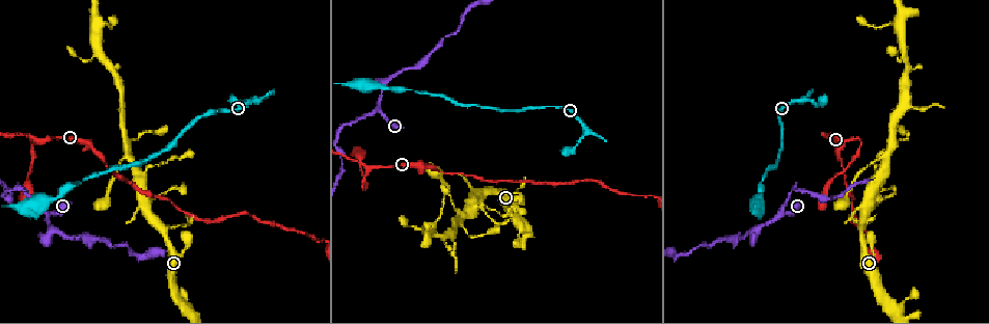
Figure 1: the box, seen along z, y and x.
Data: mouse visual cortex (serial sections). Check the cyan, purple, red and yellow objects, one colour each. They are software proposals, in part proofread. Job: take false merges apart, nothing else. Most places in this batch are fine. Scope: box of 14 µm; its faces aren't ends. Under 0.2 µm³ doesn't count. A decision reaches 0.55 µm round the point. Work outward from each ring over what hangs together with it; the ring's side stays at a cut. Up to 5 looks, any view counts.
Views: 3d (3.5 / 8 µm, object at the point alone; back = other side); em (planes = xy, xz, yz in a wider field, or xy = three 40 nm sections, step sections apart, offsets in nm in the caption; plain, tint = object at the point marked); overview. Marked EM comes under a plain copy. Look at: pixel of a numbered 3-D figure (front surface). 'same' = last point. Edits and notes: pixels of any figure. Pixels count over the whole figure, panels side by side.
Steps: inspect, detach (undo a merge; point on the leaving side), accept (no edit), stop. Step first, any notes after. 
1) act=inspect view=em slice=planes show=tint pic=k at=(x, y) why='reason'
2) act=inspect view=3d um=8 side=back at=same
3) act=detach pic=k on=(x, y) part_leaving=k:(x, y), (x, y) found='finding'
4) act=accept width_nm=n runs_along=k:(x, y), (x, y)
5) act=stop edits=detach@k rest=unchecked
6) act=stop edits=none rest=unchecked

act=inspect view=3d um=8 pic=1 at=(377, 112) why='sharp bend'

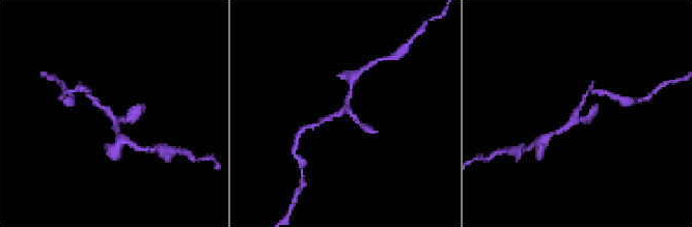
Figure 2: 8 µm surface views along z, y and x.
act=inspect view=em slice=xy step=3 show=tint pic=2 at=(348, 111)

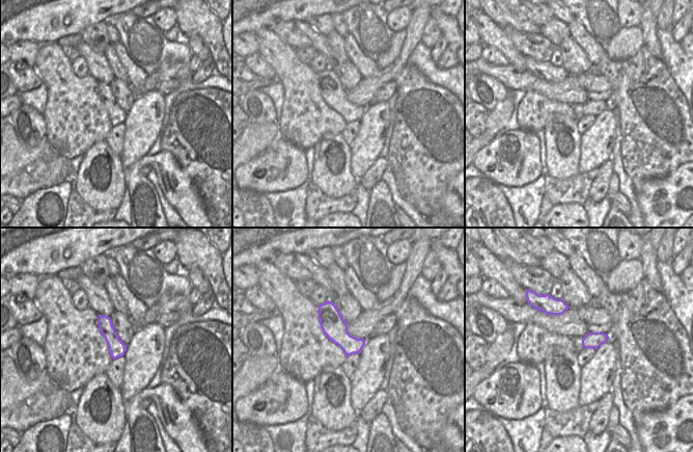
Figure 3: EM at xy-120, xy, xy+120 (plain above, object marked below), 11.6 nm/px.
act=accept runs_along=3:(101, 317), (115, 346), (121, 352) found='continuous, no second cell'

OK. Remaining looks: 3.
act=inspect view=3d um=3.5 pic=1 at=(371, 169) why='a narrow waist'

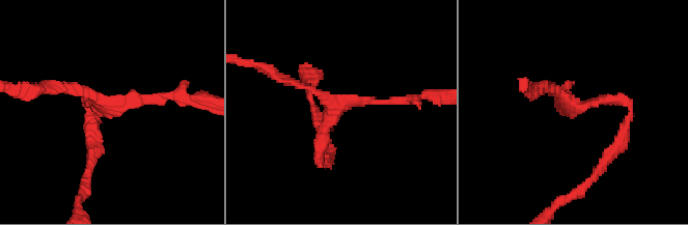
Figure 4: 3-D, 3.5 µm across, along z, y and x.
act=inspect view=em slice=xy step=3 show=tint pic=4 at=(341, 105) arms=3 arm_widths_nm=100,100,150

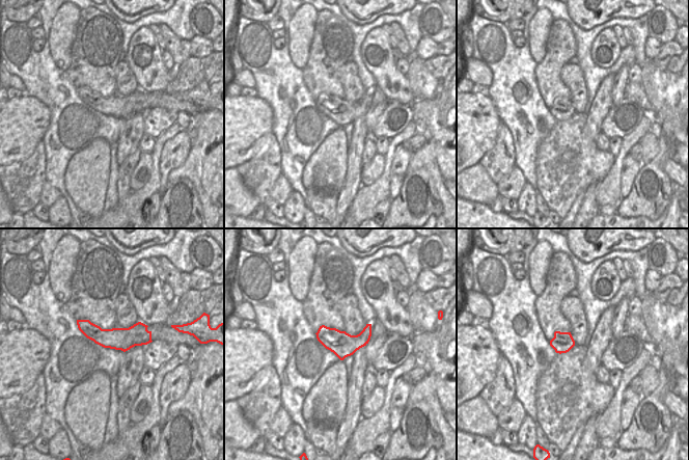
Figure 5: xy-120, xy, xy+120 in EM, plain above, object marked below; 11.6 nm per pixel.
act=accept runs_along=5:(79, 322), (100, 336), (148, 333) found='all the same cell'

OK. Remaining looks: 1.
act=stop edits=none rest=unchecked

